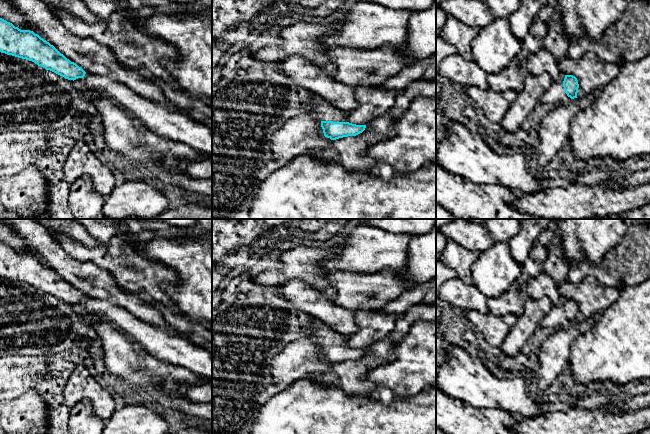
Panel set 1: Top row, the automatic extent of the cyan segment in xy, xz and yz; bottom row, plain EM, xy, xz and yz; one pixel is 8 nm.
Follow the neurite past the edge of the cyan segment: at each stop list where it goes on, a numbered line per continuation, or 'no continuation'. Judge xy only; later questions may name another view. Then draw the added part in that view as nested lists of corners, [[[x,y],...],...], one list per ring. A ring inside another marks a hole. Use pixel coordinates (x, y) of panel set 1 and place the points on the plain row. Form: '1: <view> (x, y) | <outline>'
1: xy (175, 349) | [[[86,296],[81,306],[98,314],[117,330],[140,344],[149,355],[188,369],[197,377],[212,381],[212,356],[181,335],[142,321],[109,301]]]

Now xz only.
1: xz (319, 333) | [[[316,321],[316,323],[311,326],[309,333],[305,337],[319,345],[333,346],[345,346],[348,339],[347,335],[334,331],[320,321]]]

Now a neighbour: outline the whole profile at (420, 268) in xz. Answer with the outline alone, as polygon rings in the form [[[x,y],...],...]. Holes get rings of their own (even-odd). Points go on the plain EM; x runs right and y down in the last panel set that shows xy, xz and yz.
[[[436,227],[422,235],[413,235],[405,266],[398,270],[405,282],[425,284],[436,278]]]

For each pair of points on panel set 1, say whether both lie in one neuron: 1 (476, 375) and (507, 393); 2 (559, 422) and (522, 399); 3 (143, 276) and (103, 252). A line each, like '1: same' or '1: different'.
1: same
2: different
3: same

